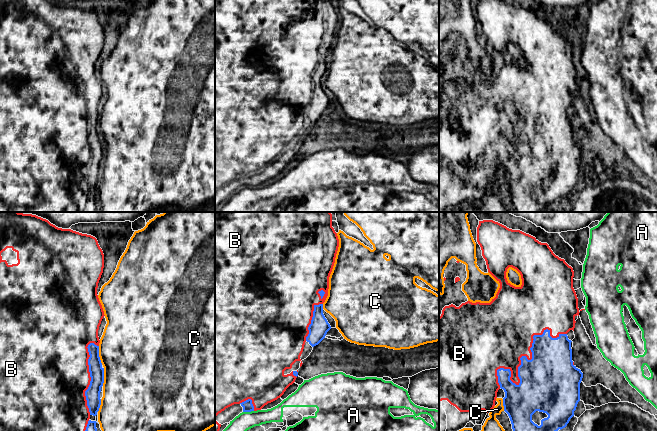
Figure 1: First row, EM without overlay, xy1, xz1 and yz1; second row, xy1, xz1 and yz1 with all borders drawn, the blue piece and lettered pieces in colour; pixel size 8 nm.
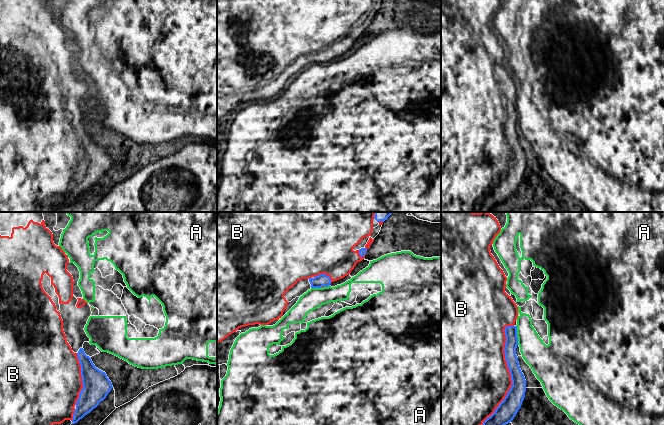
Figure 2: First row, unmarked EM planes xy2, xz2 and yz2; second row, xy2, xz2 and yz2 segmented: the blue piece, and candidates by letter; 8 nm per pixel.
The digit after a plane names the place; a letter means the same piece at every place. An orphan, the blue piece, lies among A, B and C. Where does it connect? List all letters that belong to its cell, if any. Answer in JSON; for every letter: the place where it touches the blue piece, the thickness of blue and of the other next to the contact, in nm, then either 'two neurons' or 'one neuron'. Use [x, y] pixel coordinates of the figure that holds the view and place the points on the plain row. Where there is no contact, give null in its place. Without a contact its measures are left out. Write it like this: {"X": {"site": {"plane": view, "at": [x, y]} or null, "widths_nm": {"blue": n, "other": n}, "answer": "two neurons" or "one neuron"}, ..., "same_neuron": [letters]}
{"A": {"site": {"plane": "yz2", "at": [516, 111]}, "widths_nm": {"blue": 100, "other": 220}, "answer": "two neurons"}, "B": {"site": {"plane": "yz1", "at": [520, 135]}, "widths_nm": {"blue": 400, "other": 480}, "answer": "one neuron"}, "C": {"site": {"plane": "xy1", "at": [98, 131]}, "widths_nm": {"blue": 110, "other": 480}, "answer": "two neurons"}, "same_neuron": ["B"]}

